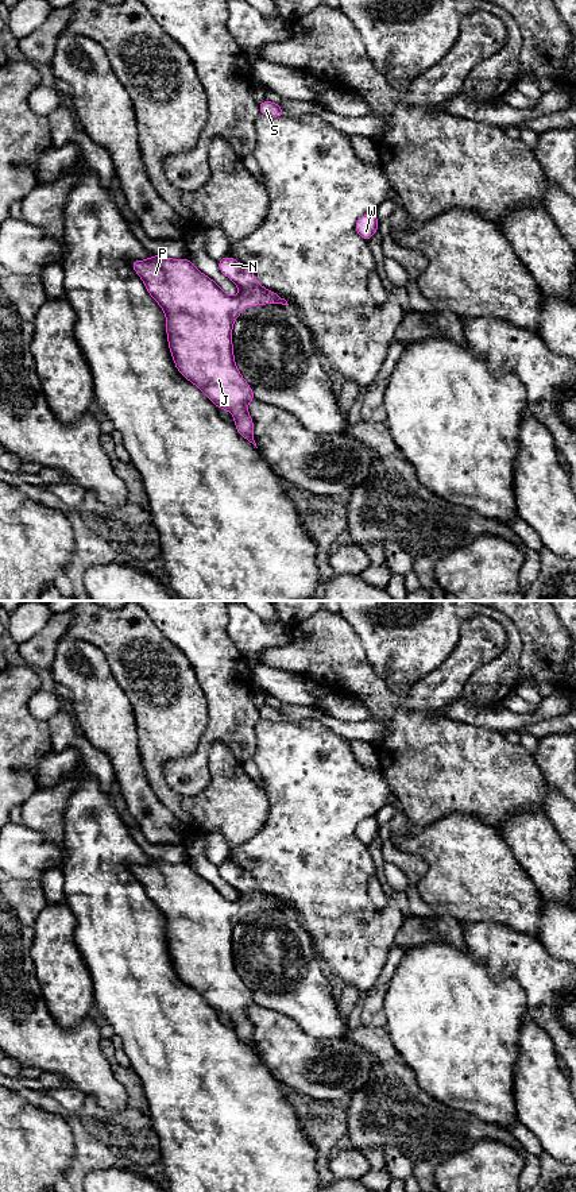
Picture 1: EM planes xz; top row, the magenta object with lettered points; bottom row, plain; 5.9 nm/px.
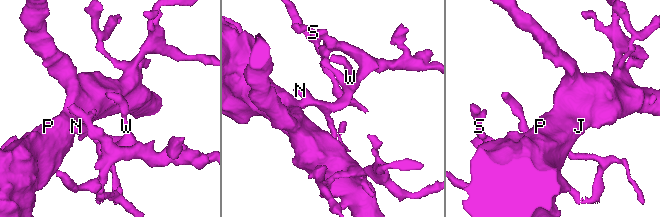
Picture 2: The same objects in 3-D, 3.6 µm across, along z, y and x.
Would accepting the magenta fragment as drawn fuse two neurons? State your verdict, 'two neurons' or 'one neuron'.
one neuron

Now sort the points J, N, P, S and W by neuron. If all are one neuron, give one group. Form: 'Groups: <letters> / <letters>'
Groups: J N P S W

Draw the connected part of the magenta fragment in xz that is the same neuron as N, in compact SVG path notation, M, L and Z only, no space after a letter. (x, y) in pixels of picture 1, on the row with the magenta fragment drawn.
M152 255L146 261L131 261L131 266L144 282L147 292L166 315L169 348L177 370L204 391L219 409L229 410L239 435L256 447L254 420L247 410L247 405L255 400L255 396L236 367L232 328L247 306L289 304L275 292L264 289L248 267L229 255L217 261L217 265L220 271L240 289L239 296L228 296L186 258L170 259L163 255Z

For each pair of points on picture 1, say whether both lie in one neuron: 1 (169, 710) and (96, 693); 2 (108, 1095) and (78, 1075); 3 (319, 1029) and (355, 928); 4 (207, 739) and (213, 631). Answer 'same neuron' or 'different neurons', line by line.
1: different neurons
2: same neuron
3: different neurons
4: same neuron

